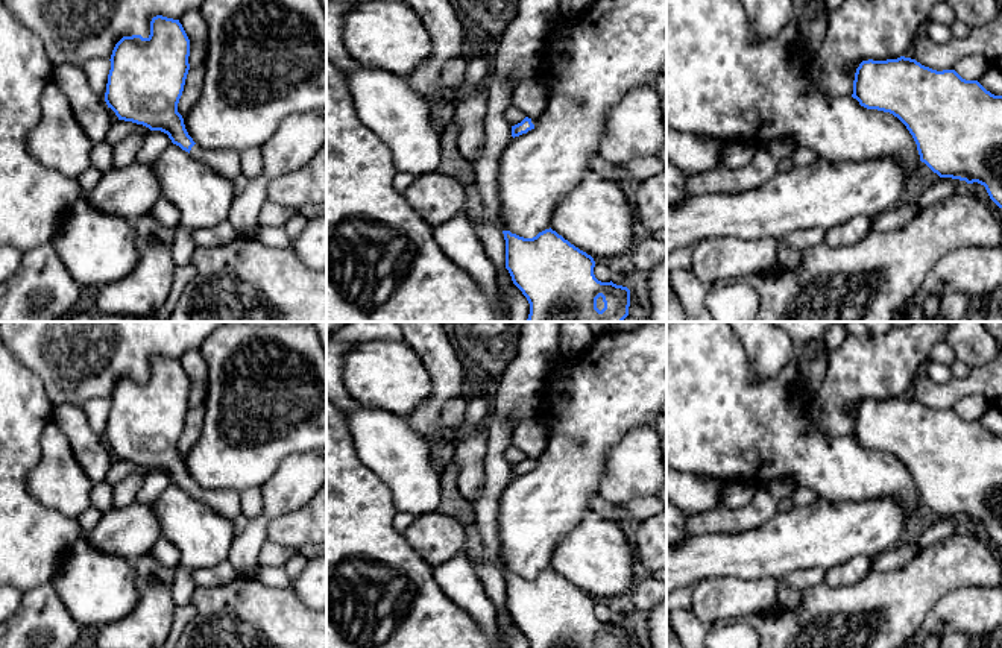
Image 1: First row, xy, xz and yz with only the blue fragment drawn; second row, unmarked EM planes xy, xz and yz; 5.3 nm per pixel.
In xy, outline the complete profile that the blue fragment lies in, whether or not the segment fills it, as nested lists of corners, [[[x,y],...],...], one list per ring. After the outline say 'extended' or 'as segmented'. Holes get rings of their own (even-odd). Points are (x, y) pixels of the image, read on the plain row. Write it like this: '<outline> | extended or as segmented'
[[[156,355],[150,361],[150,375],[123,376],[111,395],[105,442],[118,460],[143,464],[169,475],[173,484],[234,522],[241,513],[240,493],[235,490],[202,489],[188,475],[178,443],[190,410],[190,379],[179,360]]] | extended

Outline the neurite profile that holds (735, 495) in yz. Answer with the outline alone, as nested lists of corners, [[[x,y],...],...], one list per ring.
[[[732,481],[721,490],[717,505],[729,510],[742,508],[750,504],[753,492],[750,483]]]

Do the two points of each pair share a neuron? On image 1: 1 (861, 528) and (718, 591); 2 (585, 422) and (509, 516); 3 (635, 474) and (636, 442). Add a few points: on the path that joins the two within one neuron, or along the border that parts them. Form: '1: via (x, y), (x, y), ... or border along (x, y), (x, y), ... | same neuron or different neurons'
1: border along (709, 577), (762, 578) | different neurons
2: via (586, 448), (535, 500) | same neuron
3: via (635, 466), (636, 449) | same neuron

